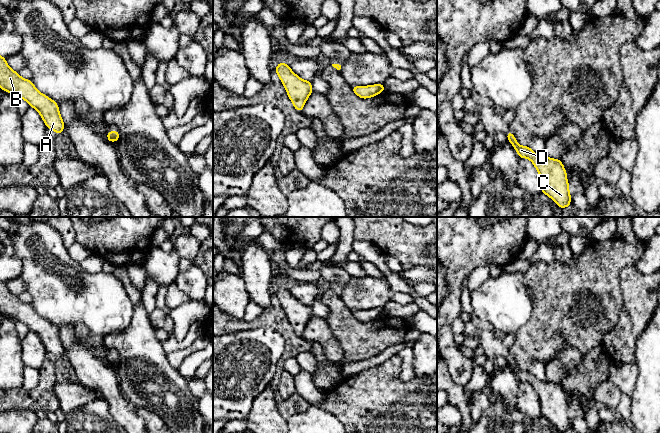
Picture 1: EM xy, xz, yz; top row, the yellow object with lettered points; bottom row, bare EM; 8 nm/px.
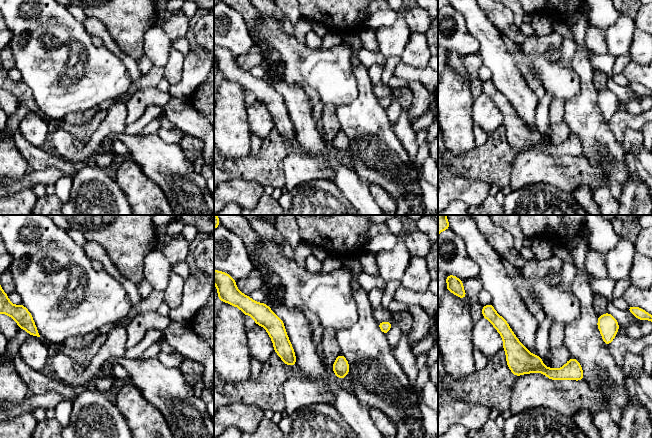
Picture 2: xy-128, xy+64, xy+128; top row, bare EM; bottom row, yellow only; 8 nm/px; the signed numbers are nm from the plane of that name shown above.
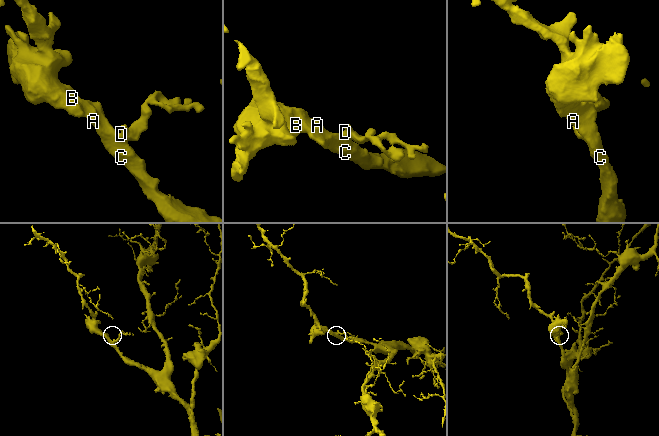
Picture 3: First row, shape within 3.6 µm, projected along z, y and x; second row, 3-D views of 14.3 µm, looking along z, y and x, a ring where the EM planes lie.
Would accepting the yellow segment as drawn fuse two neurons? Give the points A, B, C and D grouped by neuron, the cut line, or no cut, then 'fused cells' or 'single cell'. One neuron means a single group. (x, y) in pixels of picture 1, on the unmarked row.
A B C D | no cut | single cell

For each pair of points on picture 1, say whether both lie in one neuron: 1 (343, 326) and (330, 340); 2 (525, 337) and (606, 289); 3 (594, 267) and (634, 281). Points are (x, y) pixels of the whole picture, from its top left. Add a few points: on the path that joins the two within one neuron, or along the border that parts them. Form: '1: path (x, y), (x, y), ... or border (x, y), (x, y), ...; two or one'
1: border (325, 319), (330, 332), (339, 344), (342, 358); two
2: path (545, 319), (573, 291), (586, 287); one
3: border (634, 264), (624, 266), (619, 273), (623, 299); two

